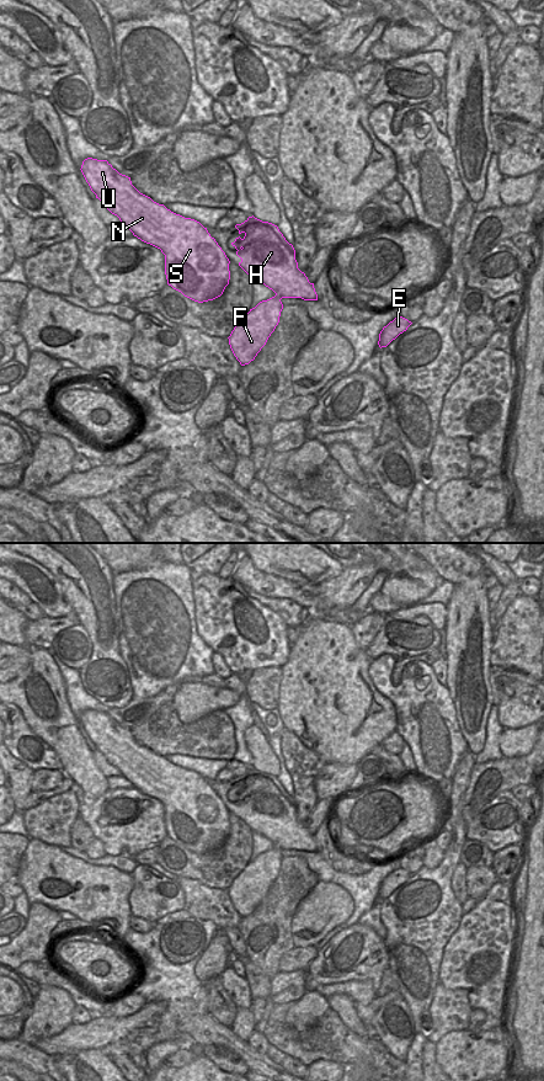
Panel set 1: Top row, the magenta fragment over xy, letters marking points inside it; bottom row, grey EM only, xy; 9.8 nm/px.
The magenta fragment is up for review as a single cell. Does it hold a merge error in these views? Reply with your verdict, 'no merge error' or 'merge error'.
merge error

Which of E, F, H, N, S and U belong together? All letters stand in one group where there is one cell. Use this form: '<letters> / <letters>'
E H / F N S U

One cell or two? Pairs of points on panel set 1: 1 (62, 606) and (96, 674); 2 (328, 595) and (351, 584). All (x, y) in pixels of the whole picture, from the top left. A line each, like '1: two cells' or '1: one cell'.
1: two cells
2: one cell

